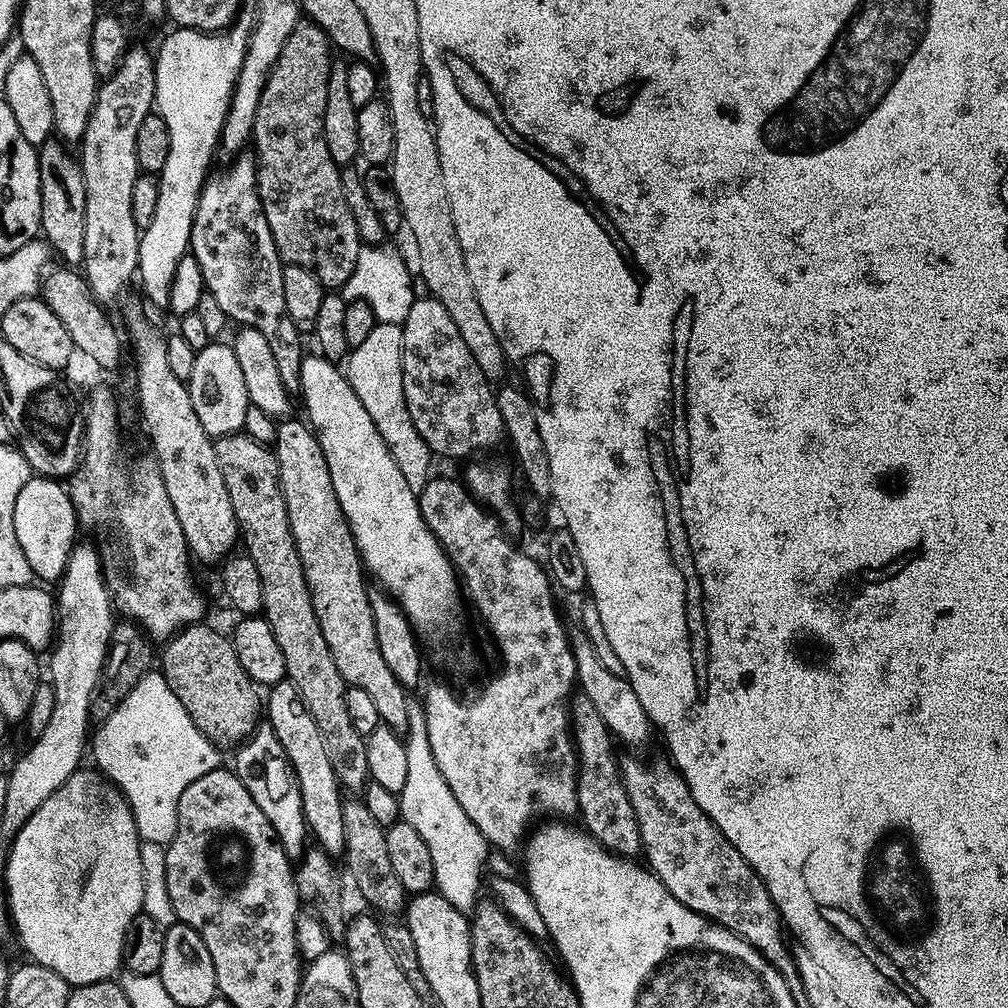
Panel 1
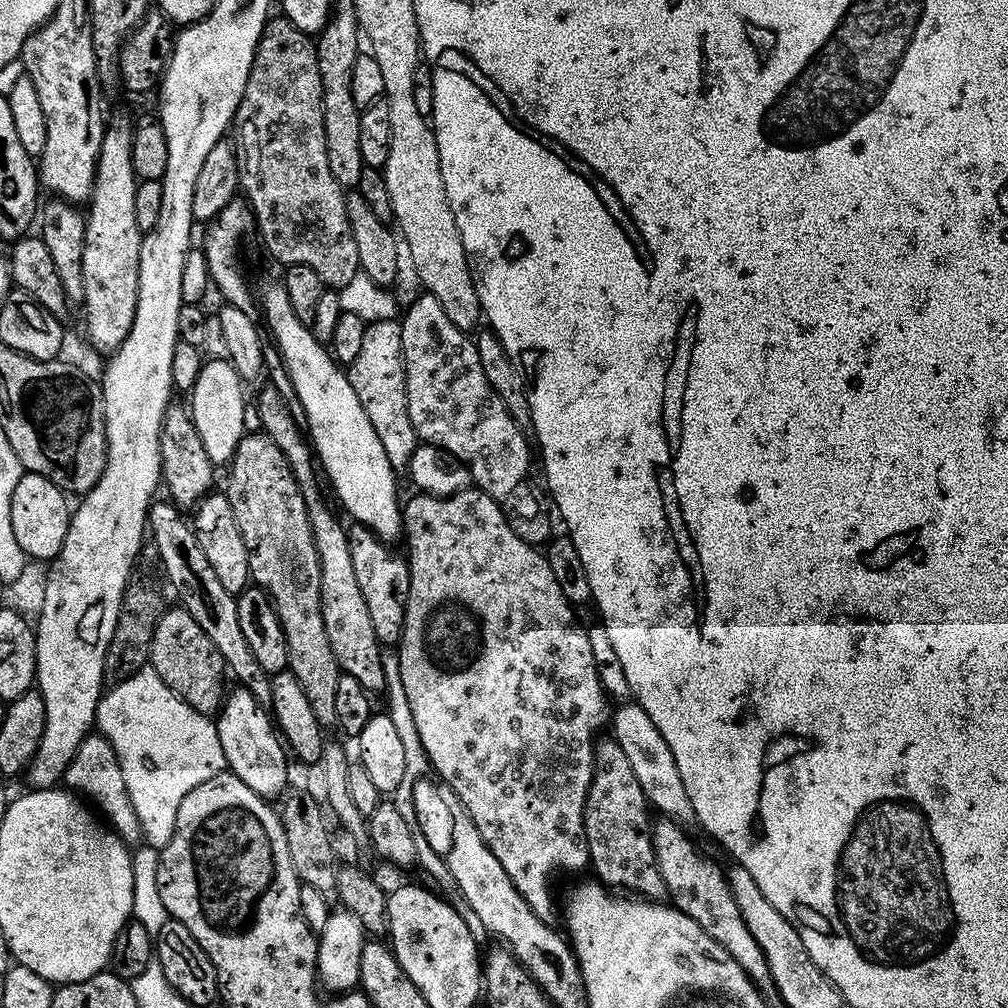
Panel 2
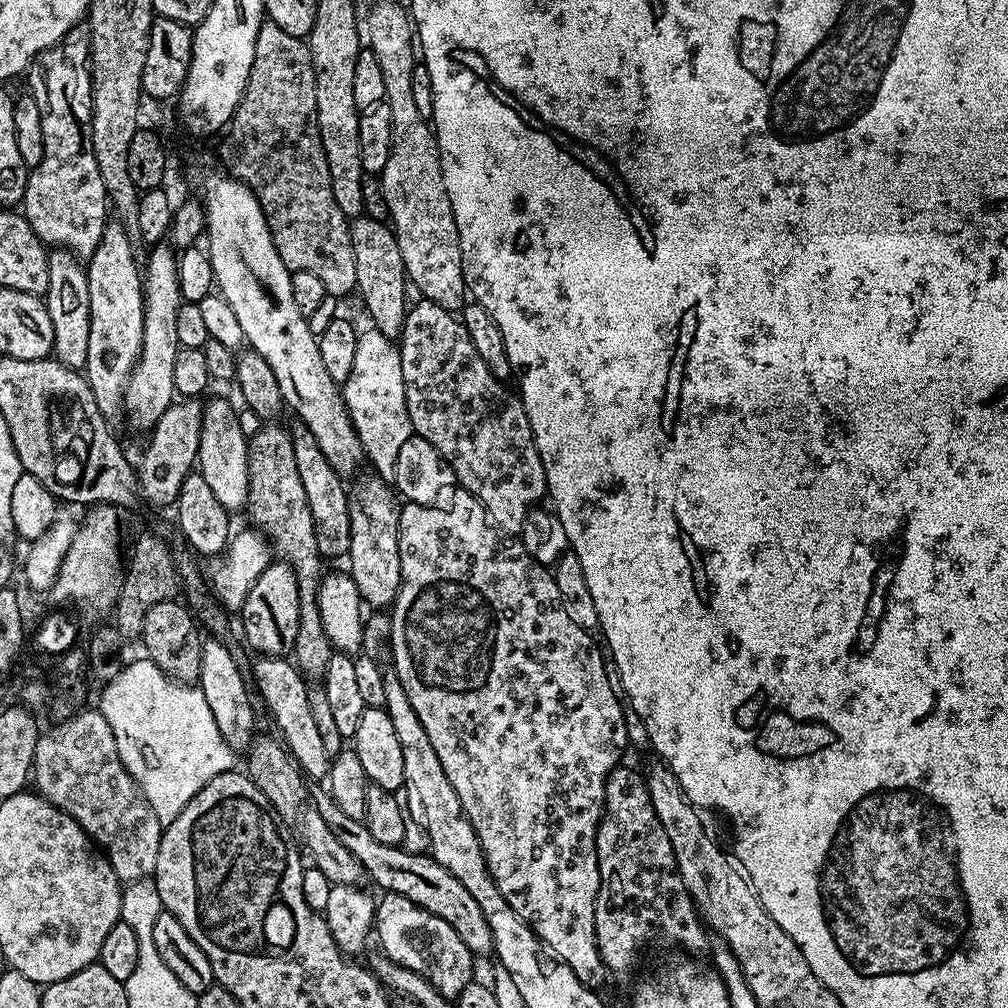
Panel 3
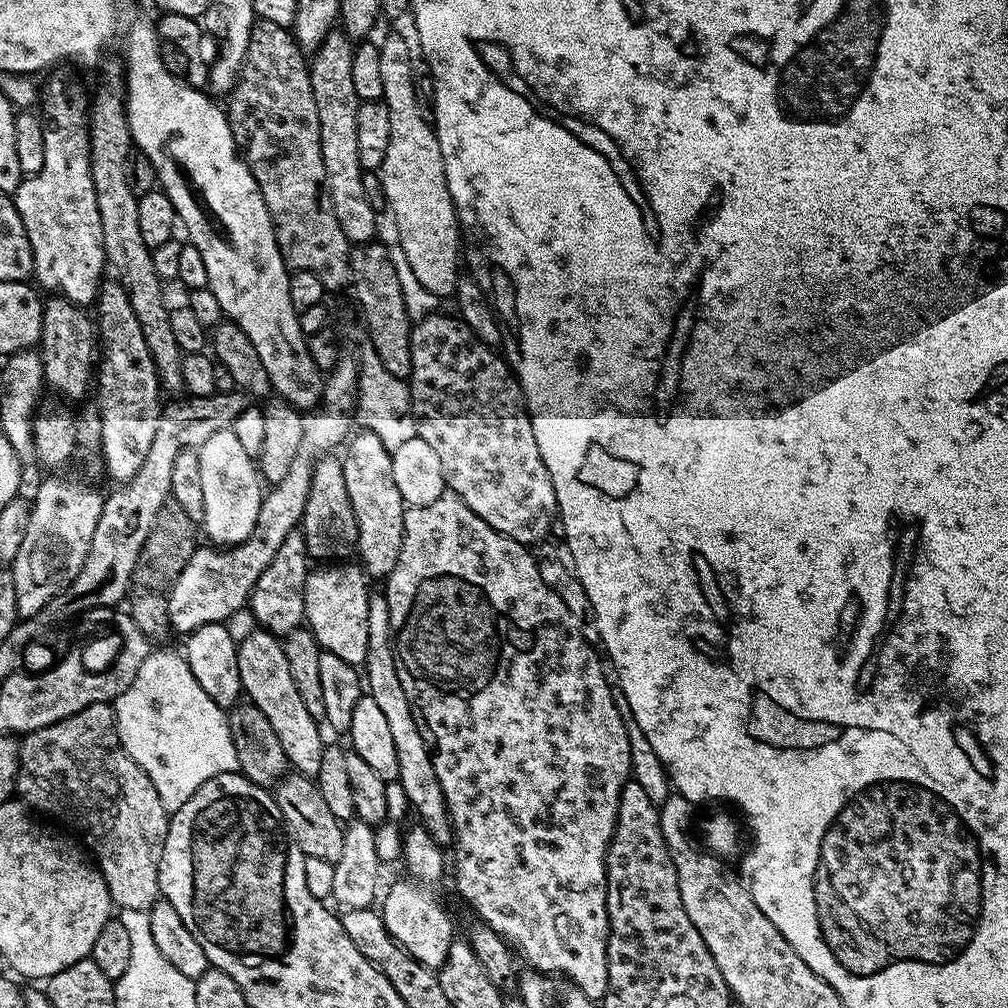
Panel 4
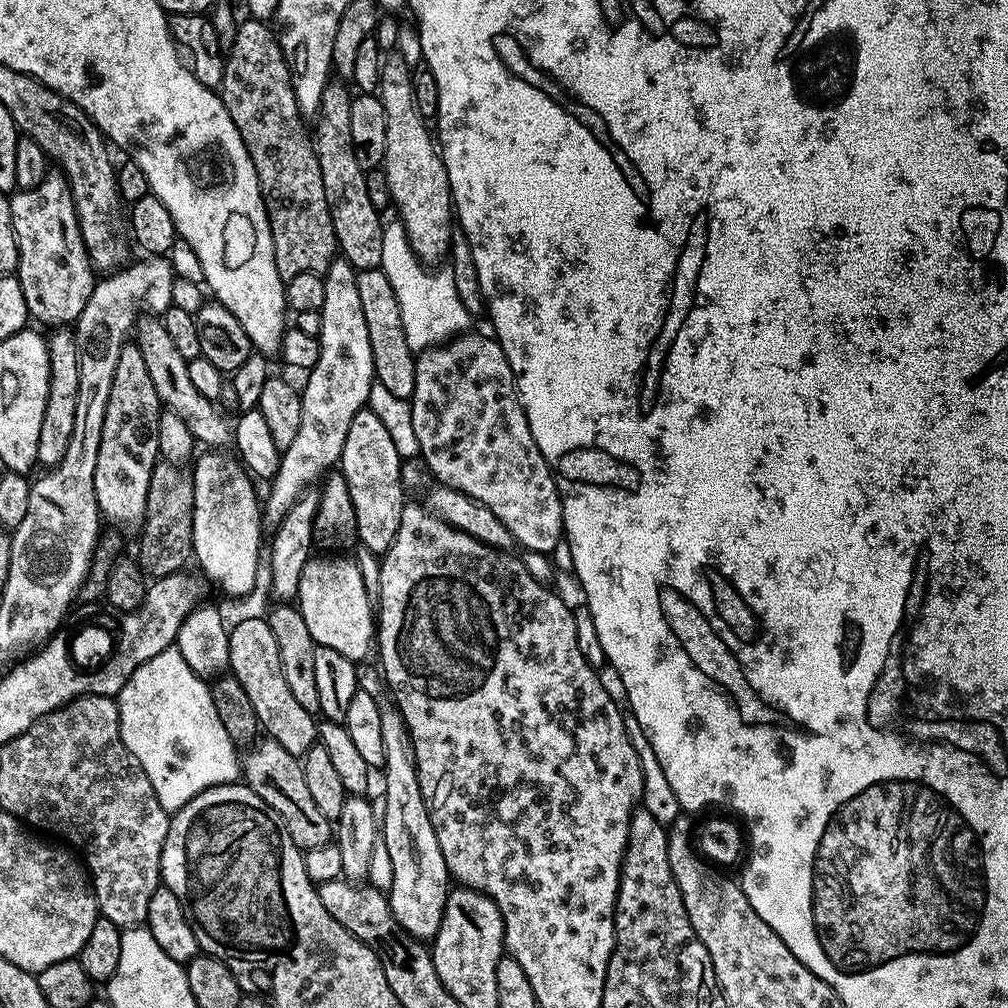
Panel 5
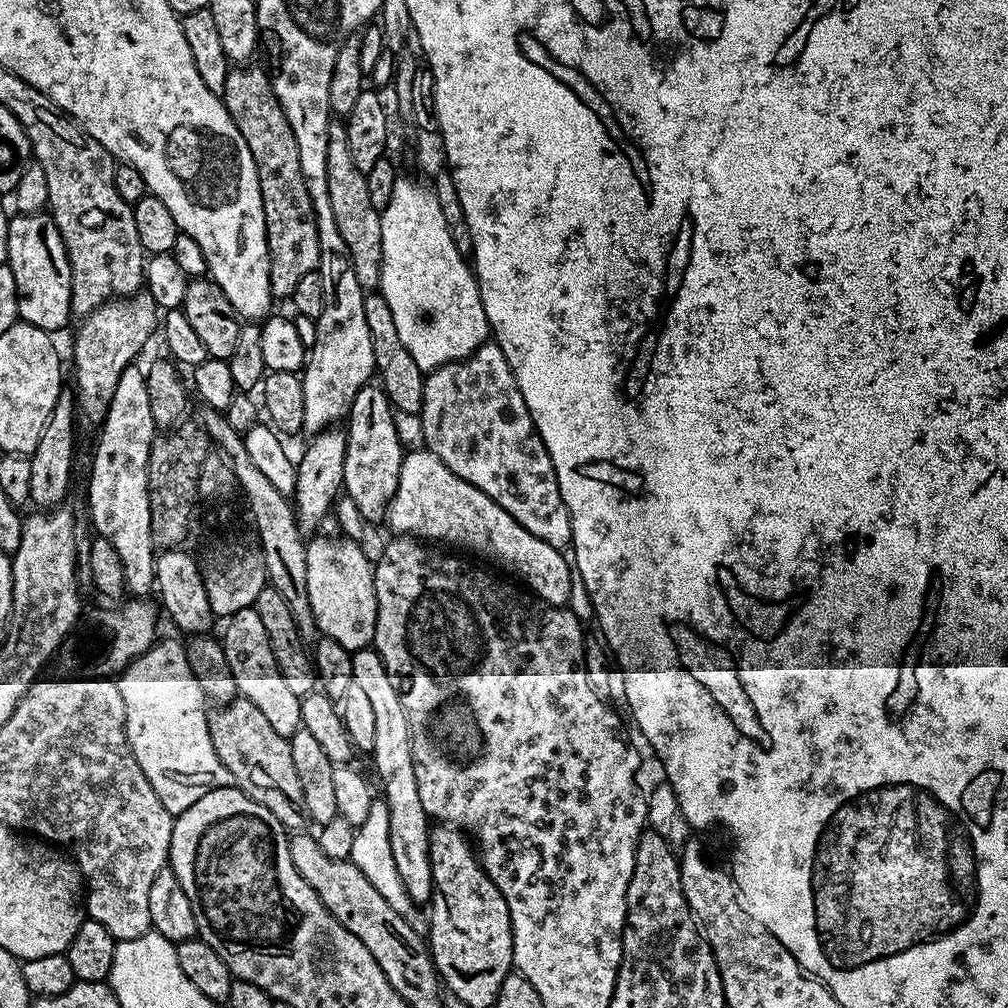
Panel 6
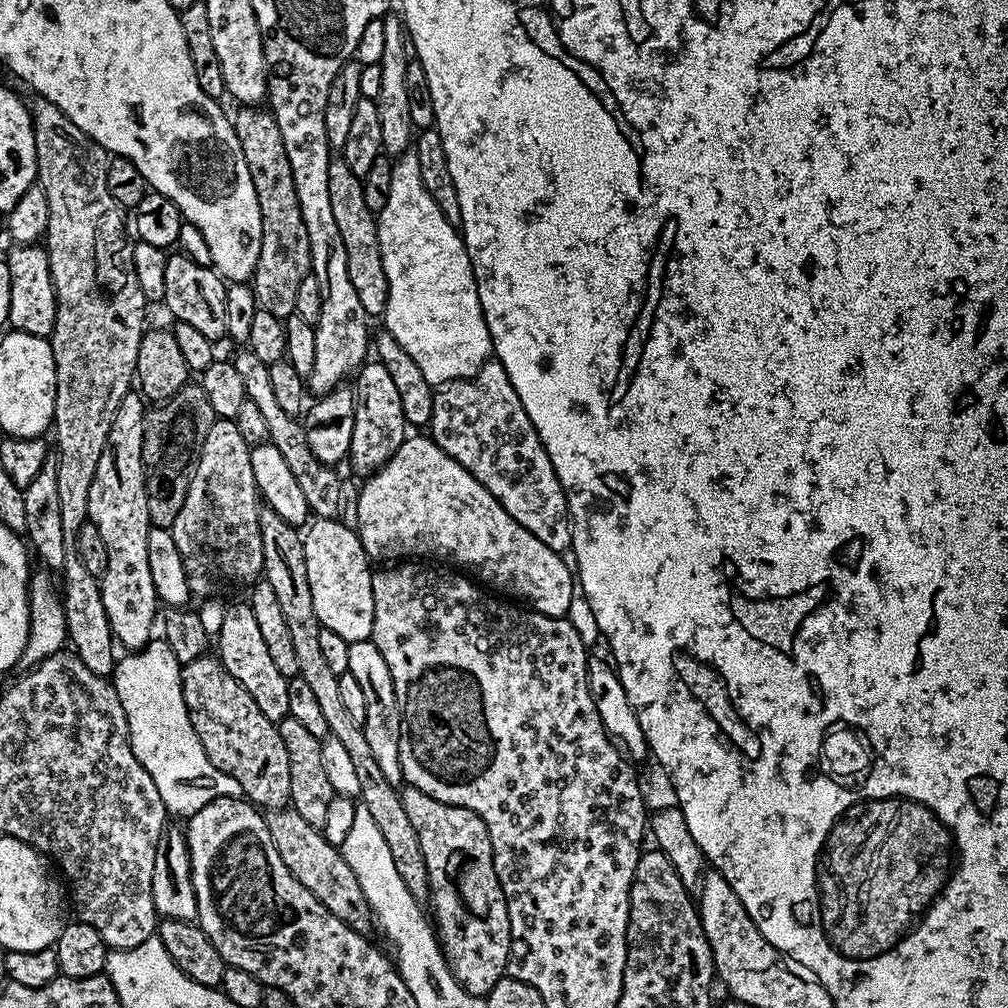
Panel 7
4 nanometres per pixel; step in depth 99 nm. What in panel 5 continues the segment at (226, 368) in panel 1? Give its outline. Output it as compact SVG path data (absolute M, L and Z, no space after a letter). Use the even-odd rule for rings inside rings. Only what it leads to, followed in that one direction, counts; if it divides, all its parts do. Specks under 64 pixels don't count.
M208 450L203 454L205 456L195 457L196 469L190 472L194 486L192 555L195 563L200 563L201 570L226 595L248 596L260 568L262 500L259 495L256 497L257 485L239 459L224 456L228 454L220 450Z

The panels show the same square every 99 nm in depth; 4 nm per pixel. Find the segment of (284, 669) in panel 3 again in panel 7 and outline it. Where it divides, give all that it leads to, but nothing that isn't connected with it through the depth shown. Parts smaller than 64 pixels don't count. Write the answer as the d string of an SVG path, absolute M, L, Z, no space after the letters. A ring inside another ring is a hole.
M251 603L228 604L222 618L222 630L218 637L220 652L218 659L224 665L224 669L254 698L258 710L266 714L274 722L287 718L290 710L290 690L288 689L289 677L278 674L274 661L266 650L266 641L262 639L262 633L258 627L258 621L254 619L254 610Z

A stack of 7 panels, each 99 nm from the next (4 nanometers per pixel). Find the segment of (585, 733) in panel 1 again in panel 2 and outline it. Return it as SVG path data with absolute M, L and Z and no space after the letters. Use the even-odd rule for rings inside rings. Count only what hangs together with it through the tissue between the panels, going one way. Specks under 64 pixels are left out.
M611 738L597 739L596 765L590 782L590 790L584 807L584 833L588 843L588 858L591 871L596 871L595 879L609 890L619 890L624 894L631 894L636 898L643 898L653 902L660 902L668 895L666 882L658 870L656 851L652 841L653 817L648 817L650 805L646 794L642 794L642 785L634 775L630 761L617 740Z

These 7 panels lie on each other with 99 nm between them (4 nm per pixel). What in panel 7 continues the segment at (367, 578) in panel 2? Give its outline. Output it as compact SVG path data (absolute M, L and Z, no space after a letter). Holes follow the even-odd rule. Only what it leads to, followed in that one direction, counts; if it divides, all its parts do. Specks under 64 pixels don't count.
M379 362L365 363L355 373L354 391L356 409L354 410L354 434L350 438L348 460L360 478L368 478L380 471L389 458L402 446L406 438L406 425L402 414L402 398L390 379L390 370Z

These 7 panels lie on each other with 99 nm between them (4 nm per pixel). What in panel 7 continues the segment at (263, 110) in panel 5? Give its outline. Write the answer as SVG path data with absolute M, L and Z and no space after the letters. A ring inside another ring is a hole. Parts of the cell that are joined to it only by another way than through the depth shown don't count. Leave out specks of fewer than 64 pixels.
M244 106L234 116L238 142L242 142L242 154L246 154L246 166L250 166L250 178L254 178L254 194L258 194L258 210L262 214L262 246L250 285L258 308L285 321L295 313L294 302L302 278L312 271L310 237L306 235L306 222L302 222L298 190L294 190L294 170L290 170L290 158L286 158L282 130L278 130L271 111L262 109Z

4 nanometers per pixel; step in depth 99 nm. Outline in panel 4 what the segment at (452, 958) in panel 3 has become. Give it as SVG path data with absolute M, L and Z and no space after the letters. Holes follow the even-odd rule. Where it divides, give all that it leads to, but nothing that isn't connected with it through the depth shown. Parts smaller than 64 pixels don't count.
M408 880L398 881L384 896L382 915L386 930L417 962L433 970L443 967L454 939L452 920L430 889L420 884L411 884Z

